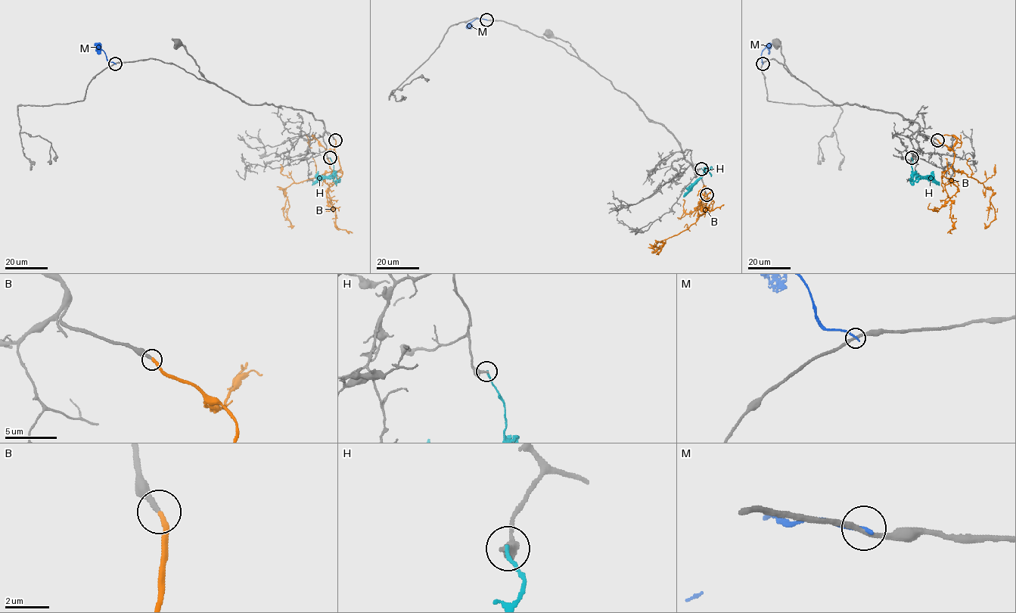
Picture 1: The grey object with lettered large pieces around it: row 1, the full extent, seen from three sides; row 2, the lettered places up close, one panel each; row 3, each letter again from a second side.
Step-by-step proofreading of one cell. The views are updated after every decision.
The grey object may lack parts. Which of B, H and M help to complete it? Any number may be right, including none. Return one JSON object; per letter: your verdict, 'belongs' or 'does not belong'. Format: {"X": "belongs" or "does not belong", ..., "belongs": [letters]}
{"B": "belongs", "H": "does not belong", "M": "does not belong", "belongs": ["B"]}

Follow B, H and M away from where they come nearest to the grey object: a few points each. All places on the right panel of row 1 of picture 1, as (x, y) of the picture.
B: (936, 140), (955, 153), (955, 171), (992, 191), (995, 218), (986, 226), (984, 222)
H: (911, 157), (913, 172), (933, 178), (939, 185)
M: (762, 63), (762, 51), (767, 48), (769, 54)

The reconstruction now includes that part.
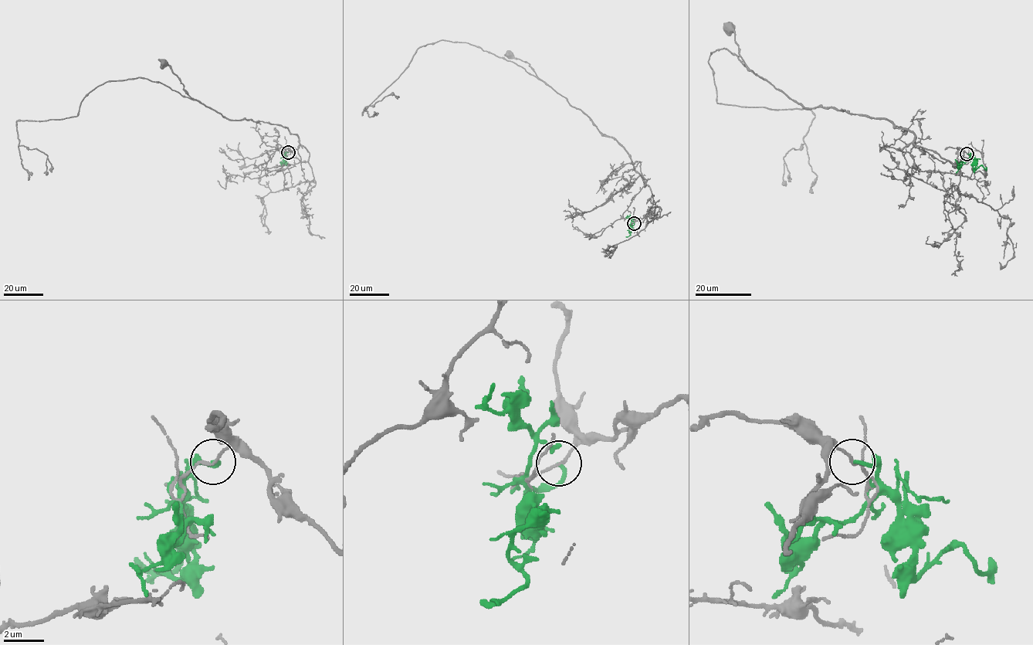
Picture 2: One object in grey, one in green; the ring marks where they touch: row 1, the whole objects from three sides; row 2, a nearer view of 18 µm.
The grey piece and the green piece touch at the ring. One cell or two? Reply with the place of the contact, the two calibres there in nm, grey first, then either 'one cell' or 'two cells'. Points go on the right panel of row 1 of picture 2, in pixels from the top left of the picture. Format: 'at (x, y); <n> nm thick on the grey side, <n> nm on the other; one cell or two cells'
at (966, 154); 110 nm thick on the grey side, 160 nm on the other; two cells

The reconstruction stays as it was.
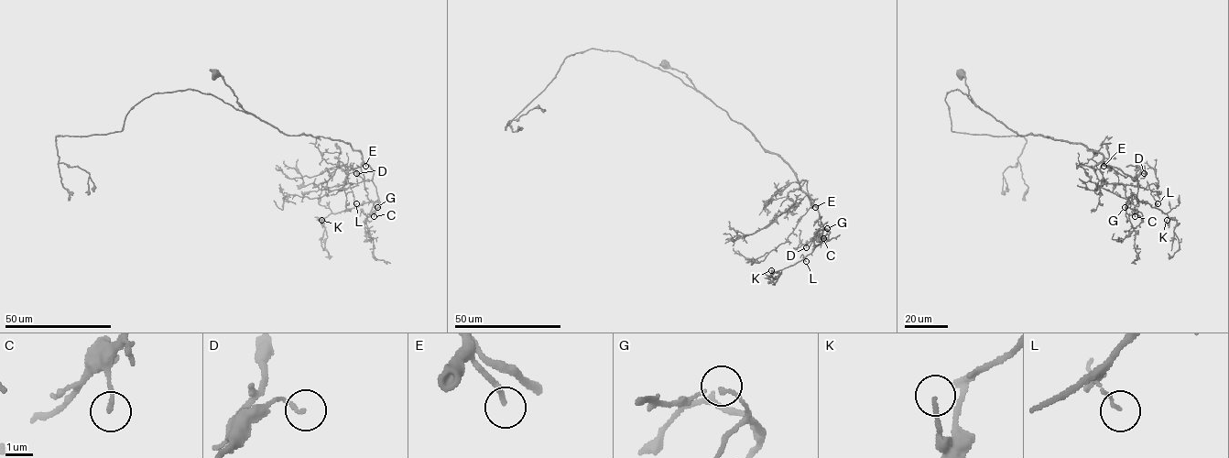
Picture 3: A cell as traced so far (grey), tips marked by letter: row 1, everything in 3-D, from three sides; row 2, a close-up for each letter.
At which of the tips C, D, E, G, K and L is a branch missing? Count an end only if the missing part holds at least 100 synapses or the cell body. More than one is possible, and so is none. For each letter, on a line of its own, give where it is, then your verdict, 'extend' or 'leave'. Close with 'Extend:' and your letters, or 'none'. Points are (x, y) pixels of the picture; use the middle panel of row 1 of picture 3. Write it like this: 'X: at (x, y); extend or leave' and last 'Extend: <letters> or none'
C: at (823, 238); leave
D: at (806, 247); leave
E: at (815, 207); extend
G: at (827, 228); leave
K: at (771, 270); leave
L: at (806, 261); leave
Extend: E

